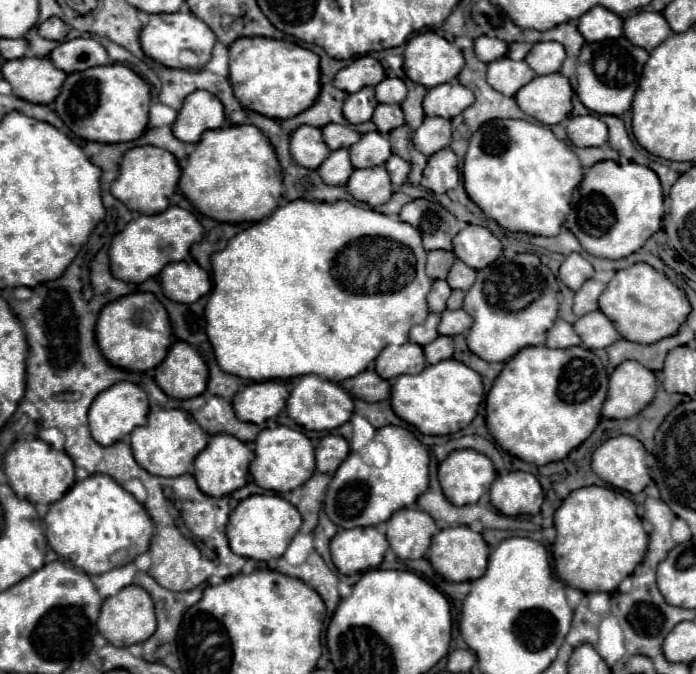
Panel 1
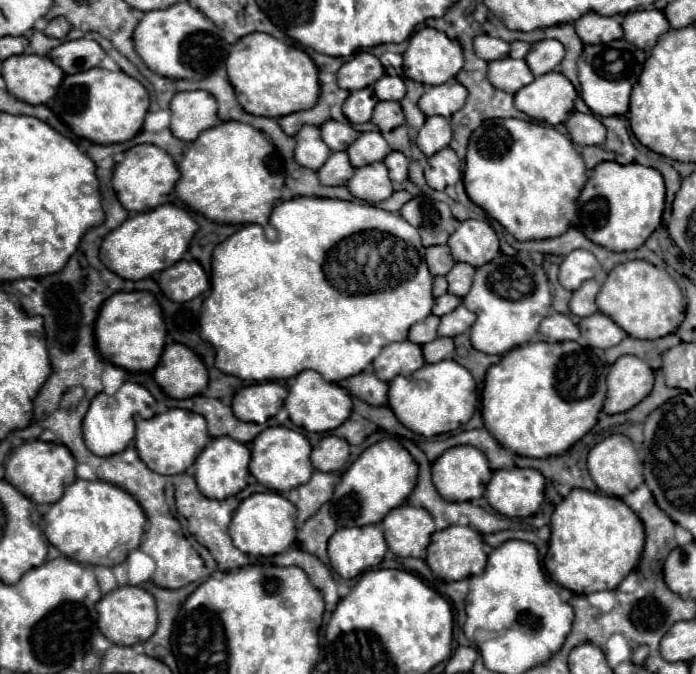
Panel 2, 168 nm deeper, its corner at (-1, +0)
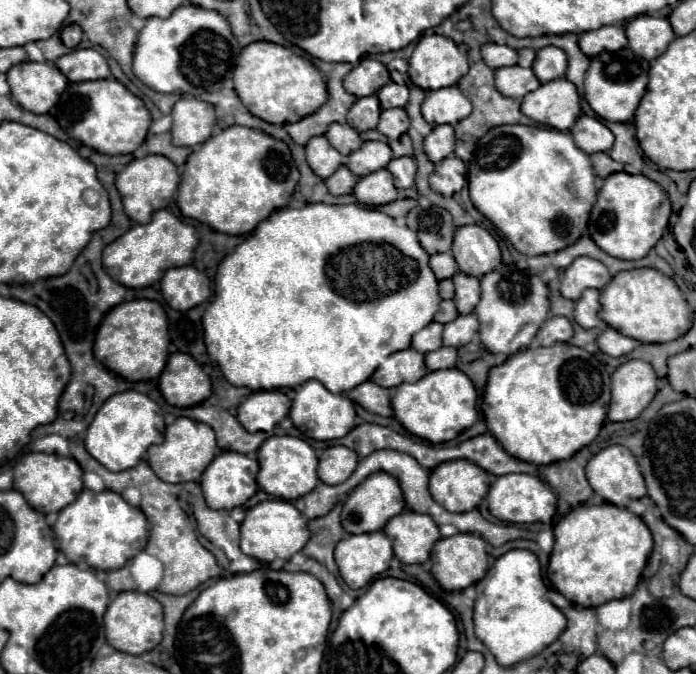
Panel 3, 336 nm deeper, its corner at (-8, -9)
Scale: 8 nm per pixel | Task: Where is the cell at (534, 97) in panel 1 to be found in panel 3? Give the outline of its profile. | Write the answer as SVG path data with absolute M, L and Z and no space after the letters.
M554 79L522 99L522 113L536 123L568 131L580 115L580 97L568 79Z

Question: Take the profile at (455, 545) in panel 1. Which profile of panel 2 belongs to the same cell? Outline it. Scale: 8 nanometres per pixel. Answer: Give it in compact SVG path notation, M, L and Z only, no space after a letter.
M449 526L431 536L431 544L427 548L427 564L441 580L465 580L469 576L481 574L485 570L487 550L481 532L471 526Z

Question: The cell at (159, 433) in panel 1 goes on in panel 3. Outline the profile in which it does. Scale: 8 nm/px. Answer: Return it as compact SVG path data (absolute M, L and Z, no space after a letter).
M178 417L172 425L168 425L164 443L152 445L146 451L146 461L150 463L152 471L166 483L200 481L200 475L214 457L216 457L216 437L212 427L188 417Z

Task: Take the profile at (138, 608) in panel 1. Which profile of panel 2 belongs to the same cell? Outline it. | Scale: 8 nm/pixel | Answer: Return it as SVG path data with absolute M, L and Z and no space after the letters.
M119 586L117 590L105 594L97 604L97 614L99 614L97 624L101 634L109 642L121 644L121 646L133 646L137 642L145 642L153 636L157 628L155 600L153 596L149 596L149 592L145 592L139 586Z

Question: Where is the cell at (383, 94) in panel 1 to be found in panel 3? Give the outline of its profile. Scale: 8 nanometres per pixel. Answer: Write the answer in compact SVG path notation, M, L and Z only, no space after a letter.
M390 81L388 85L384 85L384 89L380 89L378 99L380 99L380 107L382 109L404 107L408 103L408 87Z

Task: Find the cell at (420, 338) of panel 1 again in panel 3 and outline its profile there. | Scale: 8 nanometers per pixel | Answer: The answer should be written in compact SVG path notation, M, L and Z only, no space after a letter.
M432 321L430 325L426 325L424 329L420 329L414 337L412 337L412 347L418 353L428 353L428 351L436 351L442 347L442 329L444 325Z

